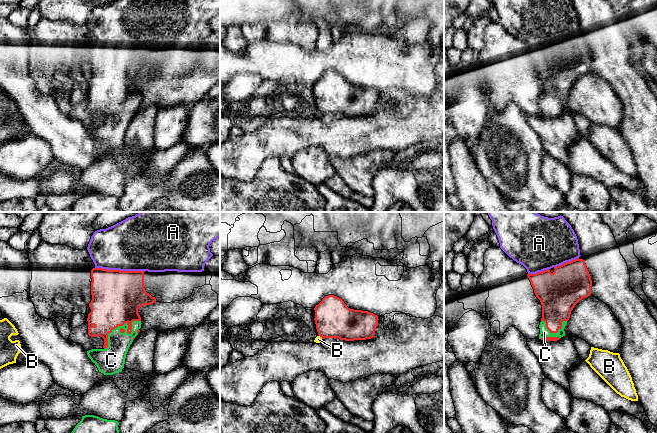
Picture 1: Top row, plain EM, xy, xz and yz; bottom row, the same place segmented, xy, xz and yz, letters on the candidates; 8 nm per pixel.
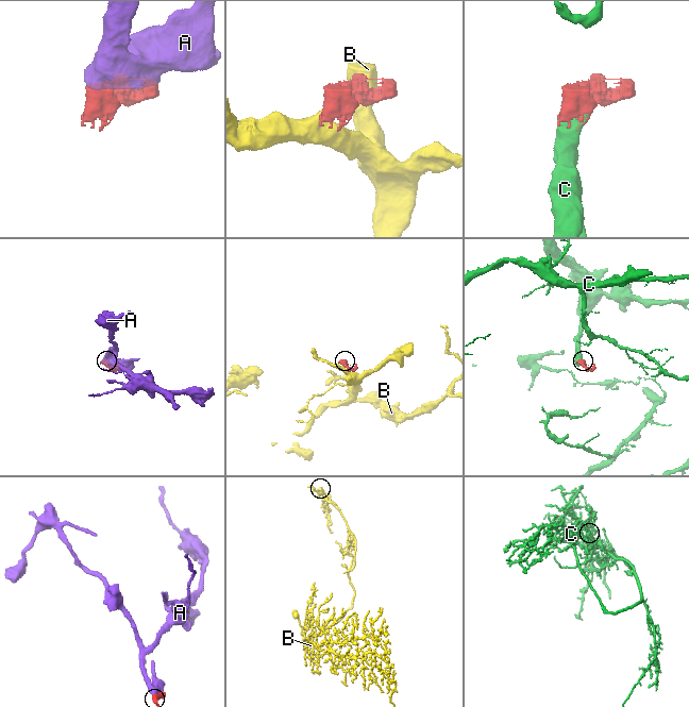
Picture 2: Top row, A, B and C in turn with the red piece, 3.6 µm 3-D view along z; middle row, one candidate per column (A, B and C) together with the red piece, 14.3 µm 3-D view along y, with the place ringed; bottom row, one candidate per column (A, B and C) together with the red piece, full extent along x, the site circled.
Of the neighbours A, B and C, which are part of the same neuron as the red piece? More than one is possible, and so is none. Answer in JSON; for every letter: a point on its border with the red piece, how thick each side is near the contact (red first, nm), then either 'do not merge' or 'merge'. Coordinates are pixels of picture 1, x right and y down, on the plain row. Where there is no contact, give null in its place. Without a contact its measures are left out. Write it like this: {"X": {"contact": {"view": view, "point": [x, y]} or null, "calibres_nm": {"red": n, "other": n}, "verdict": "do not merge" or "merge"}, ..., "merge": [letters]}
{"A": {"contact": {"view": "xy", "point": [119, 46]}, "calibres_nm": {"red": 400, "other": 380}, "verdict": "merge"}, "B": {"contact": {"view": "xz", "point": [321, 113]}, "calibres_nm": {"red": 300, "other": 50}, "verdict": "do not merge"}, "C": {"contact": {"view": "xy", "point": [120, 101]}, "calibres_nm": {"red": 400, "other": 180}, "verdict": "merge"}, "merge": ["A", "C"]}

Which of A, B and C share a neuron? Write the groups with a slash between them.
A C / B

